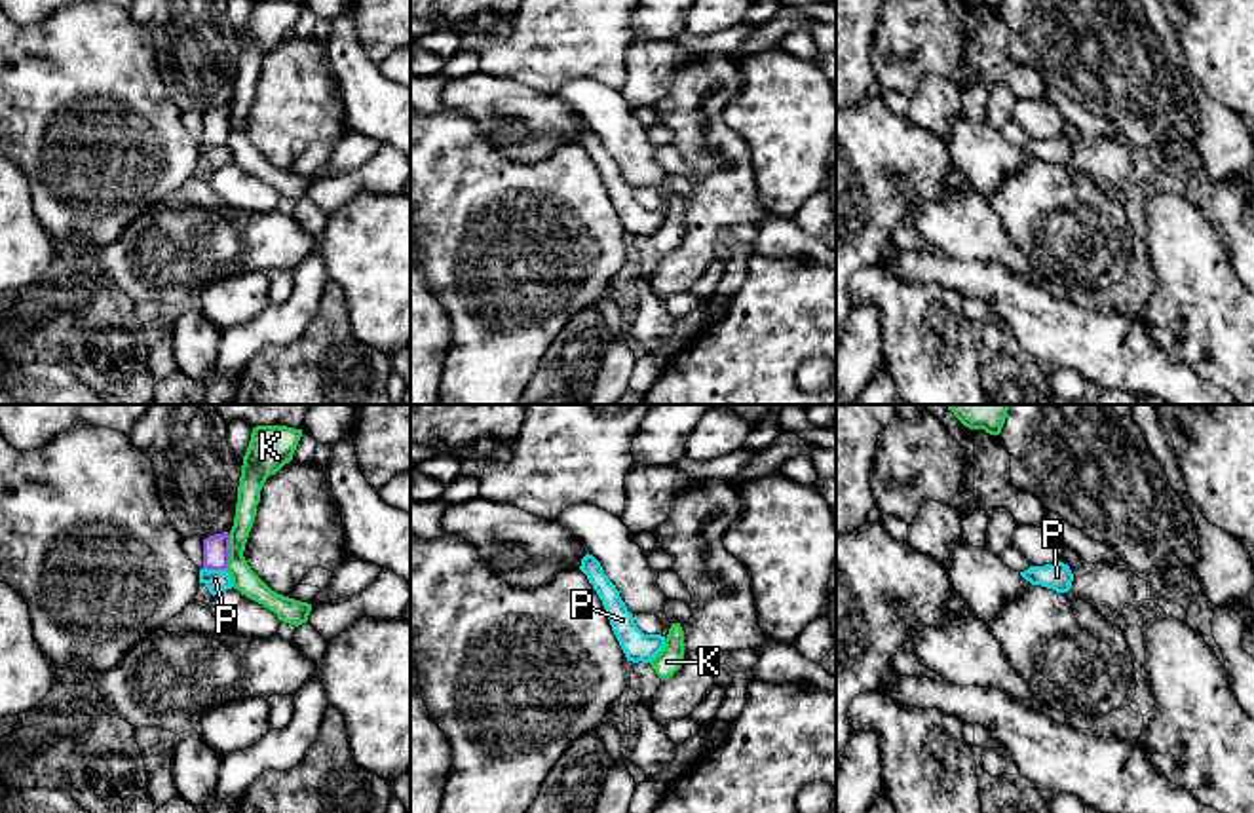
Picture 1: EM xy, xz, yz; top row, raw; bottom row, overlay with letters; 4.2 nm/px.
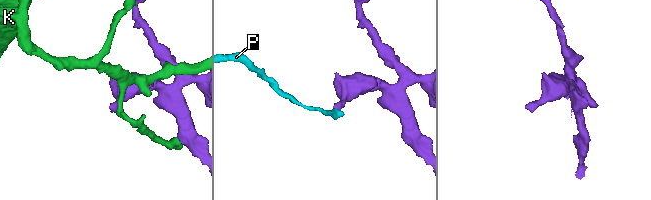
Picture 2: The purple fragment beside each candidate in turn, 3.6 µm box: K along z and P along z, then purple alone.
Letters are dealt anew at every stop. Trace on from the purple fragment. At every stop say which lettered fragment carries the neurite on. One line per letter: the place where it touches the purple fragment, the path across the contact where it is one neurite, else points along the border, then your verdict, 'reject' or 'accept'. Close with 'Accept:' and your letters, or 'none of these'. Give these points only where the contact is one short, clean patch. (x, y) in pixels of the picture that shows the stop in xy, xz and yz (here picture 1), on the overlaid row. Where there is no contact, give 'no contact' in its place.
K: xy (228, 551) | reject
P: xy (215, 568) | along xy (204, 567), (225, 570) | reject
Accept: none of these

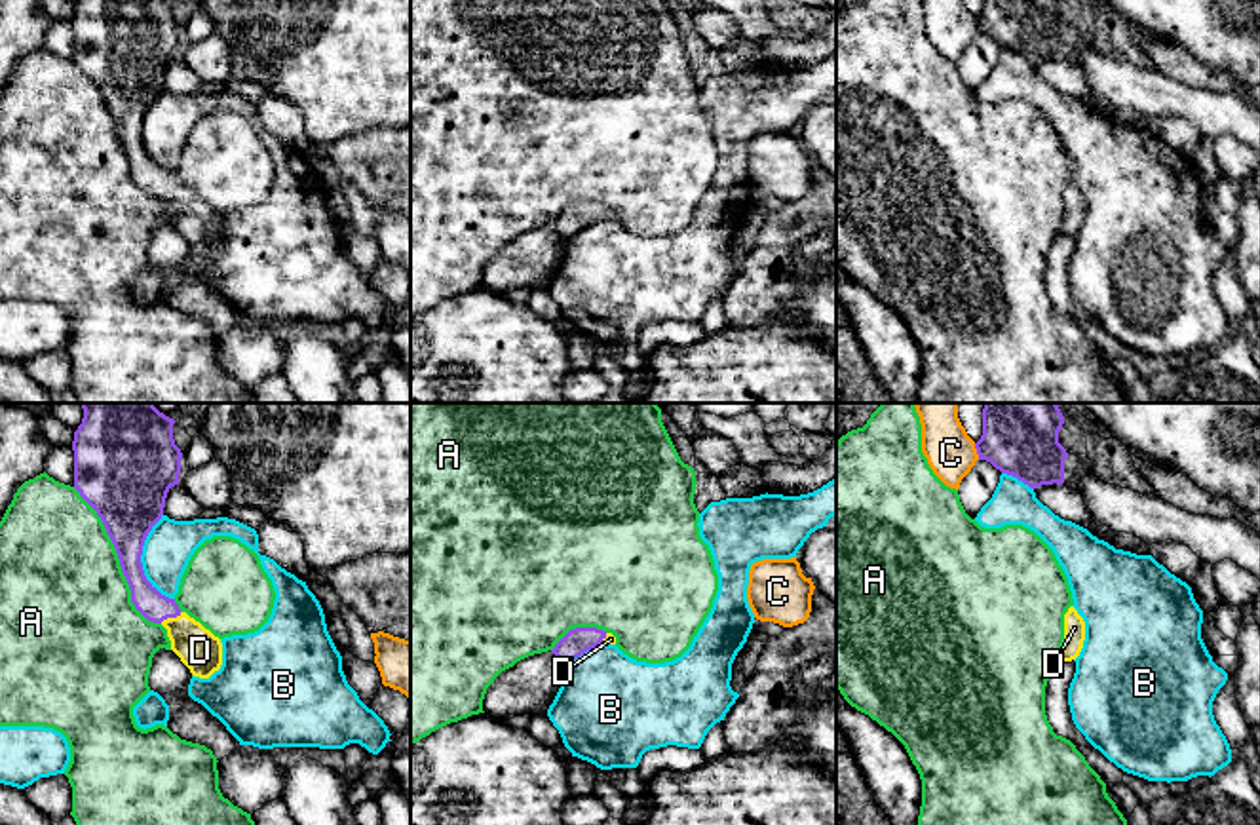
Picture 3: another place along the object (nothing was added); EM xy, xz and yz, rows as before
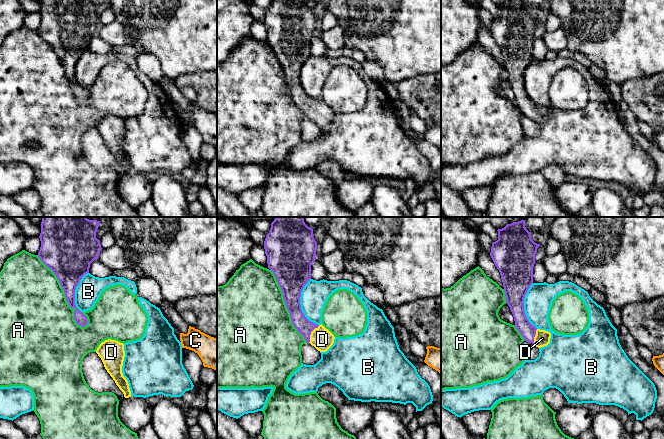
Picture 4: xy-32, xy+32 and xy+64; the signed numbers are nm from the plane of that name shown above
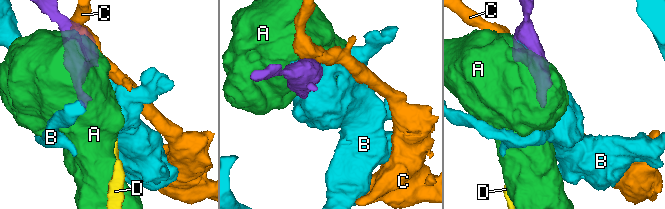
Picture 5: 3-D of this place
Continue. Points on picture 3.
A: xy (118, 557) | reject
B: xy (139, 559) | reject
C: yz (977, 451) | along yz (973, 443), (979, 459) | reject
D: xy (170, 616) | across xy (149, 601), (170, 616), (200, 651) | accept
Accept: D

